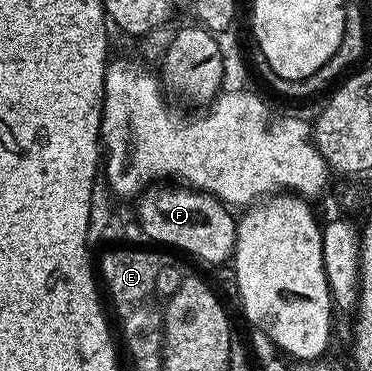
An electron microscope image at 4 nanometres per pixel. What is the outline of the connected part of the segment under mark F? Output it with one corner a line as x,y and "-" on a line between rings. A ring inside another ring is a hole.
152,185
138,196
138,203
139,227
155,242
152,244
176,247
203,263
223,263
226,259
228,262
234,256
236,216
230,215
228,204
220,203
206,191
197,191
186,185

